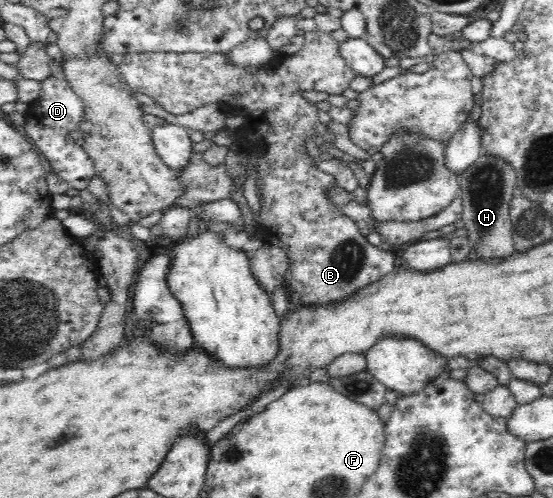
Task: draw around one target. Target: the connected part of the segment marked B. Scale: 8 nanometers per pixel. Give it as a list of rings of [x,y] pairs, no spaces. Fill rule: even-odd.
[[[321,30],[312,31],[306,34],[303,48],[294,55],[280,55],[274,57],[268,64],[264,64],[258,71],[252,72],[252,67],[240,68],[229,63],[226,55],[222,53],[203,53],[203,52],[141,52],[141,53],[128,53],[124,55],[122,63],[118,64],[118,71],[122,75],[122,79],[128,83],[134,92],[145,94],[155,98],[162,108],[172,114],[186,114],[193,111],[195,108],[216,102],[220,108],[225,111],[225,114],[231,120],[230,125],[236,132],[236,142],[244,144],[246,153],[246,172],[251,168],[256,168],[258,178],[256,187],[258,198],[260,201],[260,214],[259,224],[261,226],[261,233],[263,241],[268,242],[276,247],[284,249],[288,253],[288,260],[290,262],[288,271],[284,278],[286,279],[286,286],[294,292],[298,292],[300,302],[306,306],[326,306],[326,304],[339,304],[342,300],[346,301],[350,296],[354,296],[356,292],[360,292],[360,288],[366,288],[366,284],[374,284],[374,280],[380,280],[384,276],[390,275],[395,269],[396,264],[394,251],[384,251],[376,246],[369,244],[366,237],[360,233],[361,223],[356,223],[347,215],[343,214],[340,206],[330,202],[329,196],[325,193],[327,188],[335,185],[334,177],[331,174],[326,174],[318,170],[315,165],[315,160],[318,159],[315,153],[312,141],[316,138],[315,124],[318,123],[316,102],[310,102],[305,96],[301,95],[302,91],[318,91],[325,92],[326,94],[342,94],[342,92],[349,87],[350,81],[357,76],[357,74],[350,68],[349,64],[340,56],[339,53],[340,43],[338,43],[331,34],[322,32]]]

